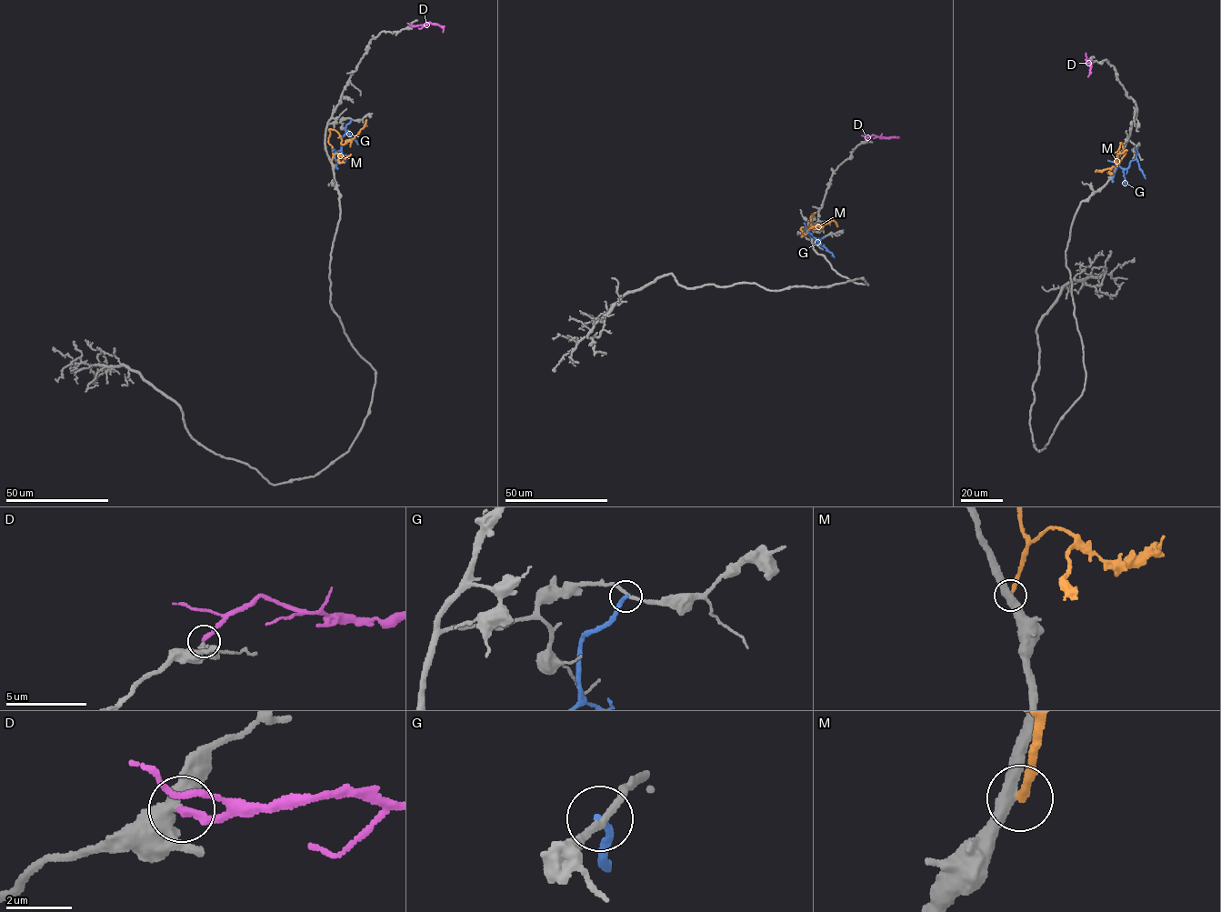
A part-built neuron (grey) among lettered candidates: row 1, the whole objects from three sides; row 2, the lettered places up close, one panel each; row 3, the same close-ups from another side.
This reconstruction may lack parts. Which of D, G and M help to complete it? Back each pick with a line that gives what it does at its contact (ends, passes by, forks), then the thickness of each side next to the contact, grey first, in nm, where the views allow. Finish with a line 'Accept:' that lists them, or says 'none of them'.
D: it ends; calibres 280 and 240 nm
Accept: D

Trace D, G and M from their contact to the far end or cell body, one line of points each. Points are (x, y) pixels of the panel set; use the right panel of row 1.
D: (1089, 59), (1085, 59), (1091, 68), (1087, 76)
G: (1135, 147), (1136, 158), (1126, 168), (1116, 167), (1114, 181)
M: (1114, 173), (1125, 153), (1120, 143), (1117, 162), (1117, 154), (1127, 150)

